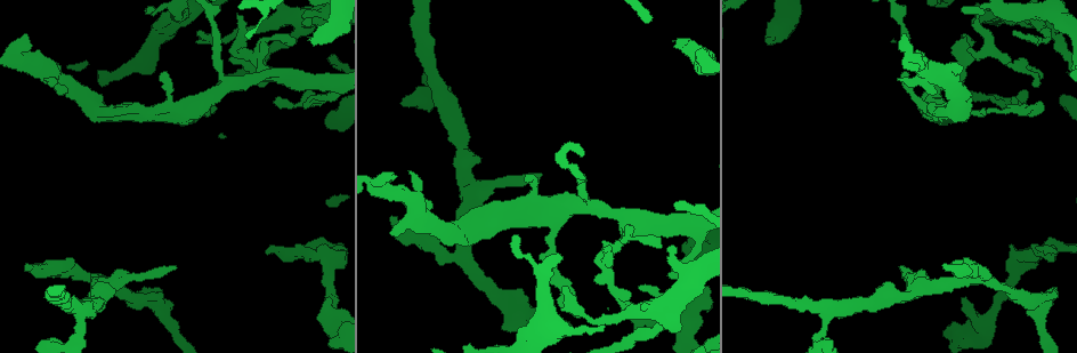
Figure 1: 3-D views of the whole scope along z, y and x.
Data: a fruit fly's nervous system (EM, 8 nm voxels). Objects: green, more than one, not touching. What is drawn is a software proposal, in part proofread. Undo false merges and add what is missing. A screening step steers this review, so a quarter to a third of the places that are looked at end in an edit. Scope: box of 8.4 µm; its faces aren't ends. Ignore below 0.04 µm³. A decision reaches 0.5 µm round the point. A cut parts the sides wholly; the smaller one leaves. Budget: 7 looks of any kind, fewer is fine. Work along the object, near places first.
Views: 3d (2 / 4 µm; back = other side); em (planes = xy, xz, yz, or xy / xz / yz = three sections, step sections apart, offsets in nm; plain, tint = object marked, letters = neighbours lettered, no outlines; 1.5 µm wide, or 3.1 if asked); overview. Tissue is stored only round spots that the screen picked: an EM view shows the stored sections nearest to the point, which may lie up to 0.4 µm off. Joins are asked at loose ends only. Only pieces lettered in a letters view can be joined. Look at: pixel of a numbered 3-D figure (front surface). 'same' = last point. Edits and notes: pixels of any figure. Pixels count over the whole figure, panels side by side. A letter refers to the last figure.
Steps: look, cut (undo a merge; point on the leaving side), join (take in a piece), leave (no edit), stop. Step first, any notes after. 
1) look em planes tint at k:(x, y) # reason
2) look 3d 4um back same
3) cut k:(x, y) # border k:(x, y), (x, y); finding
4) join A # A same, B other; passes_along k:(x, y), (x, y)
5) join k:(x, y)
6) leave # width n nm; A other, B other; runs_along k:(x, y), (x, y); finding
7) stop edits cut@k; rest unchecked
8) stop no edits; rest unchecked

look em planes tint at 1:(602, 249) # an open end

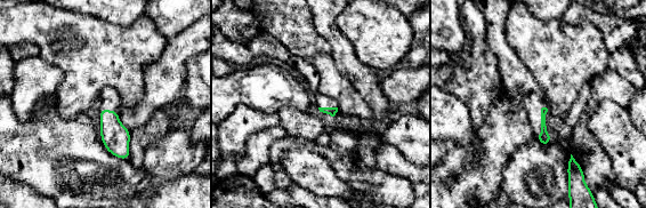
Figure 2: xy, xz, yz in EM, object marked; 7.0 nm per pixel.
look em planes letters same

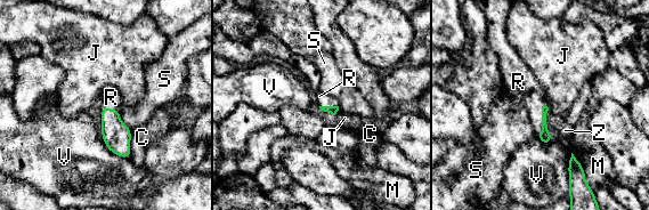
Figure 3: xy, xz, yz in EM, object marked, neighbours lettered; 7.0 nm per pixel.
join R # C other, J other, M other, R same, S other, V other, Z other; passes_along 3:(545, 137), (542, 120), (525, 89); the neuron continues

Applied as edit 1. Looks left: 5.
look overview

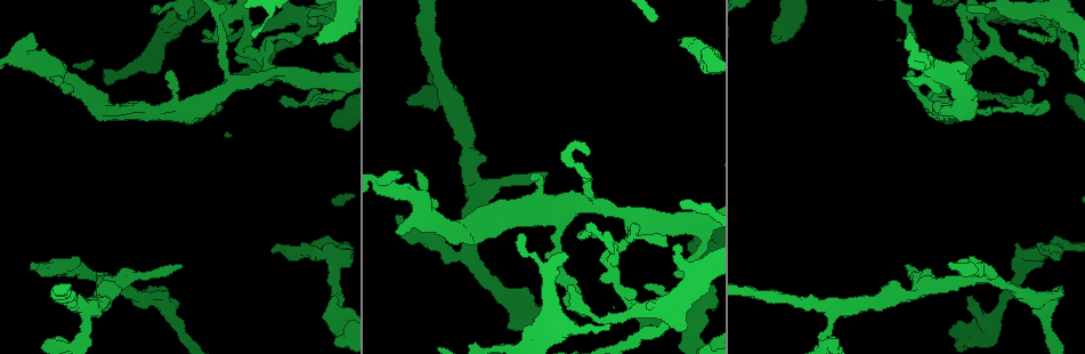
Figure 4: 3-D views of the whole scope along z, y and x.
look em planes letters at 4:(1047, 100) # an open end

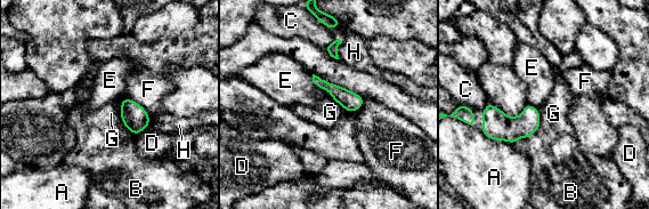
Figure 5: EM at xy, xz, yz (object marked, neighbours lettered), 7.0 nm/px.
leave # A other, B other, C other, D other, E other, F other, G other, H other; runs_along 5:(315, 79), (350, 102), (359, 103); no lettered piece goes on from it

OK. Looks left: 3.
look 3d 2um at 4:(1060, 291) # free end

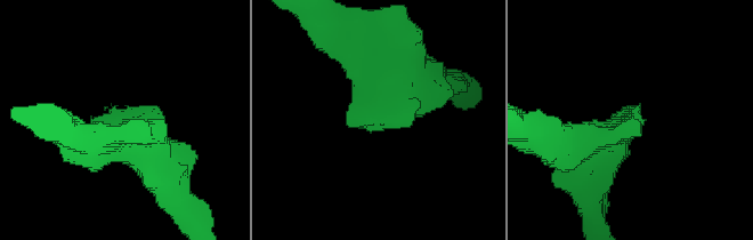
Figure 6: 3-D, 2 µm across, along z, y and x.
look em planes letters at 6:(633, 119) # arm_widths 300, 320 nm; now the EM

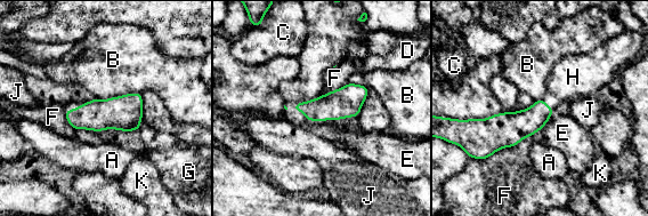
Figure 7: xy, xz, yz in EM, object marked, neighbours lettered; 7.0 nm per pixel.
join H # longest_contact F 400 nm; A other, B other, C other, D other, E other, F other, G other, H same, J other, K other; it goes on there

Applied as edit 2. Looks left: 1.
stop edits join@3, join@7; rest unchecked

